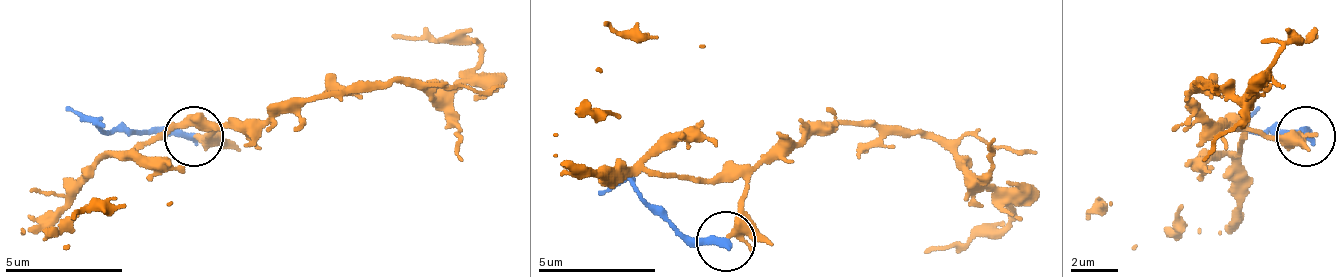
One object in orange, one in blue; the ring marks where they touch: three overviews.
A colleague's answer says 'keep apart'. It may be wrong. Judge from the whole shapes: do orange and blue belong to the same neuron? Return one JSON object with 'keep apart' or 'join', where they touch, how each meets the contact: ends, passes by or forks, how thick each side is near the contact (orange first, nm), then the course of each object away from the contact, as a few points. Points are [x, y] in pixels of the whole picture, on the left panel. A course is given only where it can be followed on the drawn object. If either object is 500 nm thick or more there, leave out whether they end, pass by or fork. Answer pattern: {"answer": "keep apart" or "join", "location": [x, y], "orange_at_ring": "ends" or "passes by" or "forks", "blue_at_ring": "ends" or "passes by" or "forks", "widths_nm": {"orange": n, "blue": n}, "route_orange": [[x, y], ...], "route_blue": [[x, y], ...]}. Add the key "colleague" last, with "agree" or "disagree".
{"answer": "join", "location": [193, 136], "orange_at_ring": "passes by", "blue_at_ring": "ends", "widths_nm": {"orange": 280, "blue": 340}, "route_orange": [[195, 138], [206, 126], [165, 126], [106, 155], [23, 232], [70, 244], [70, 220], [171, 203]], "route_blue": [[195, 138], [147, 132], [106, 132], [94, 120], [64, 108]], "colleague": "disagree"}

